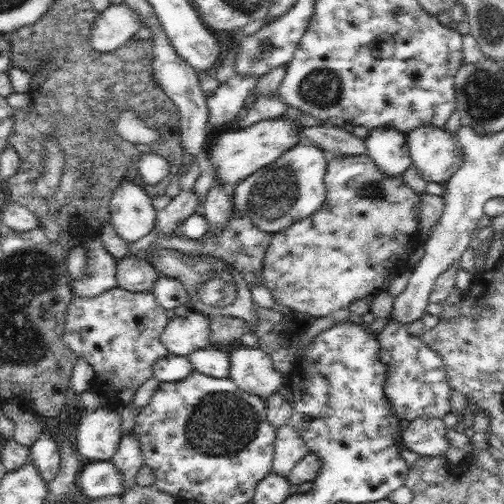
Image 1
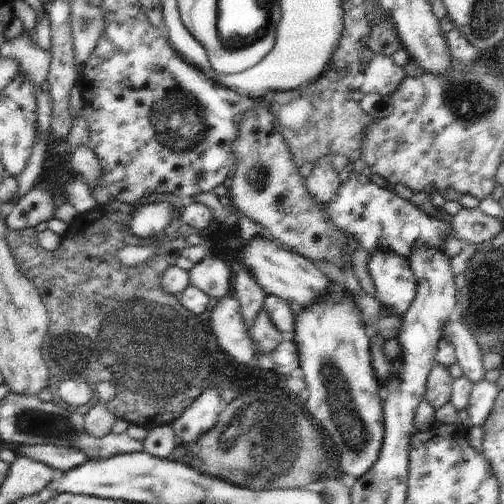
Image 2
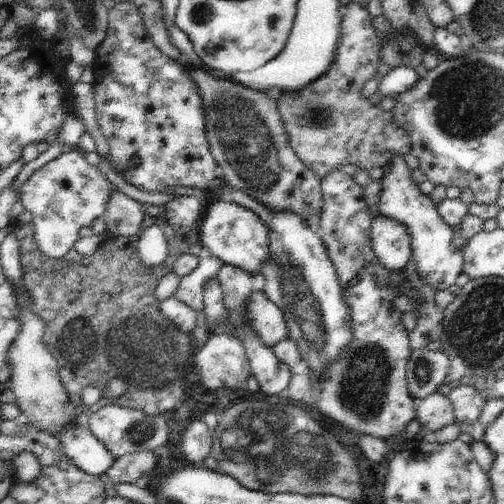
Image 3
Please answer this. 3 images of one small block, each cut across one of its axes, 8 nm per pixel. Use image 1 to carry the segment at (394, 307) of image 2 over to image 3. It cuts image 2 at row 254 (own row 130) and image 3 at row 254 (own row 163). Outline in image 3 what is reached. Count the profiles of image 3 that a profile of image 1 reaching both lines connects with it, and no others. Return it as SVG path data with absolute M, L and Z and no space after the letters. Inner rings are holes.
M377 216L371 224L371 252L375 262L391 274L403 274L411 260L411 238L403 224Z

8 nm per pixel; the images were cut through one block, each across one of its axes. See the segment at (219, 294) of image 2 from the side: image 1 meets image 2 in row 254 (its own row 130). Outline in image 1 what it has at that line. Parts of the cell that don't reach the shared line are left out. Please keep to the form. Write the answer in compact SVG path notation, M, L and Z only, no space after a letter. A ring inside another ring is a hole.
M233 76L217 86L217 90L207 98L207 136L215 134L215 128L221 128L237 118L237 112L245 108L247 96L255 94L255 84L257 78Z

